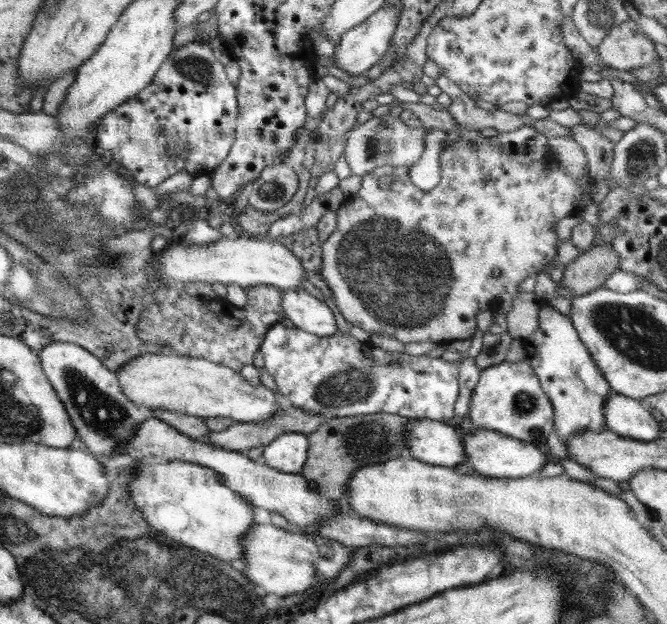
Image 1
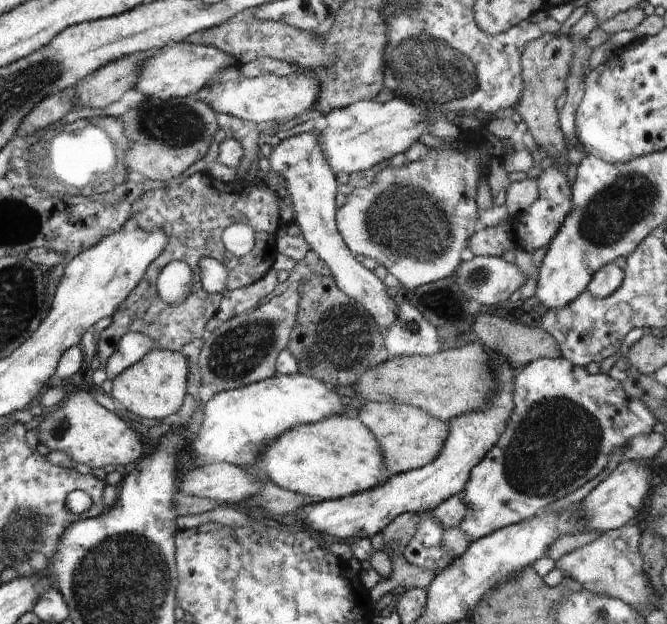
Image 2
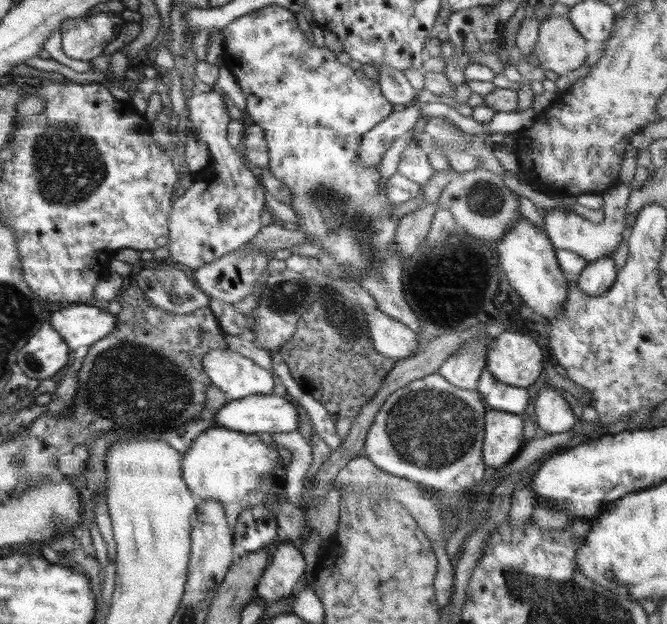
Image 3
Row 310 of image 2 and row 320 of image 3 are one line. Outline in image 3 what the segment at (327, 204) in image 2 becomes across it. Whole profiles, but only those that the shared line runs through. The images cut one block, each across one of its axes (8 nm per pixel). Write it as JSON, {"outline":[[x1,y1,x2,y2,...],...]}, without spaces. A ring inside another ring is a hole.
{"outline":[[379,310,364,311,374,348,388,358,400,361,414,356,419,350,418,337,402,322]]}

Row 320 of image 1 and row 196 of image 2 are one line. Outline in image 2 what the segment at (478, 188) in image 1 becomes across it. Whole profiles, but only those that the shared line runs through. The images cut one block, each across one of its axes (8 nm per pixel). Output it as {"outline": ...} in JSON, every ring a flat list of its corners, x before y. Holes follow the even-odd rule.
{"outline":[[453,138,452,142,447,142,440,149,431,148,431,152,428,152,428,155,423,160,409,162,408,165,398,169,393,167,382,169,382,171,376,174,375,182,370,188,354,187,352,193,346,196,346,203,340,210,337,210,335,214,338,232,342,235,346,246,352,251,352,254,355,254,358,258,370,257,372,260,375,260,378,265,385,266,386,270,388,270,396,280,399,280,402,286,406,286,406,288,410,288,410,290,412,290,412,288,418,288,418,286,422,286,422,284,425,285,454,275,456,268,458,268,458,265,462,262,460,254,462,254,462,250,467,248,468,239,481,228,479,220,477,219,475,192,478,178,480,178,480,169,483,168,482,164,484,164,484,162,488,162,488,154,486,154,484,148,462,152,462,150,458,148,455,139,456,138]]}

